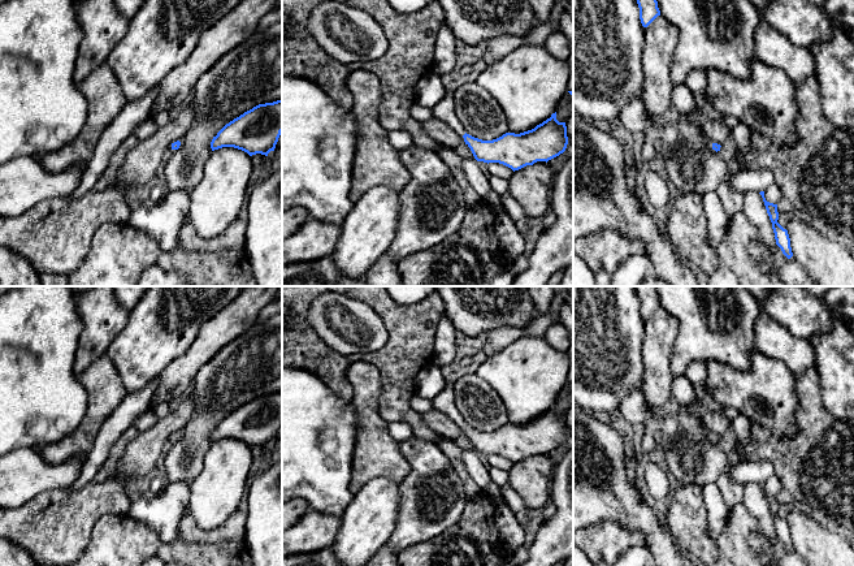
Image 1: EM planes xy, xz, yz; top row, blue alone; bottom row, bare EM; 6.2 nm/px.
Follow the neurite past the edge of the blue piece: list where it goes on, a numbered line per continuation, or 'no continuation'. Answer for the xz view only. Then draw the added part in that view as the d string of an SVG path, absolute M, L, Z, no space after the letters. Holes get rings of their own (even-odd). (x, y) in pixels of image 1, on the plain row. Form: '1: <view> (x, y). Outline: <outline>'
1: xz (445, 401). Outline: M447 383L443 390L433 398L434 409L445 412L454 420L458 425L464 427L465 422L459 412L455 403L455 394L452 384Z

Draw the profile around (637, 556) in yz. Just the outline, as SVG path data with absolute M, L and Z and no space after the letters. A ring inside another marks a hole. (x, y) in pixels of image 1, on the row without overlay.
M642 546L625 549L617 558L615 566L650 566L653 565L650 552Z

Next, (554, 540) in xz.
M573 448L554 463L550 501L555 505L556 513L550 518L543 518L536 540L528 549L529 557L520 566L554 566L573 557Z

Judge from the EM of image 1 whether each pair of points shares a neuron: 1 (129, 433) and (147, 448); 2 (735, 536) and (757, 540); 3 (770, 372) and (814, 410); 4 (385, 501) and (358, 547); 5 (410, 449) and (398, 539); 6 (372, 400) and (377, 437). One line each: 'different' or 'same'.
1: different
2: different
3: different
4: same
5: same
6: same

